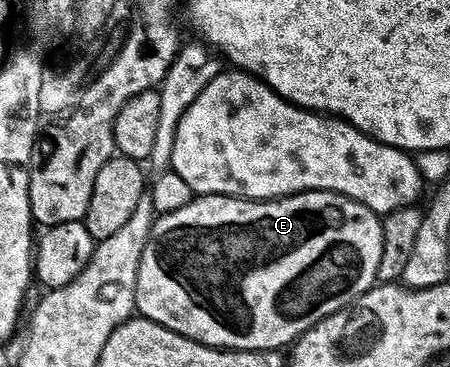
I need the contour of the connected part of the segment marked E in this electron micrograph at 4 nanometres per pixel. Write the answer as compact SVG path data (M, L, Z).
M307 190L301 194L289 194L283 198L267 200L253 200L230 194L193 196L186 208L161 214L153 221L146 244L142 248L142 260L136 273L136 310L139 317L154 320L195 342L219 346L221 350L280 350L291 347L315 322L321 322L335 310L341 310L343 306L354 301L359 294L365 294L367 290L372 289L376 282L378 260L382 256L381 221L381 215L360 202L329 190Z

